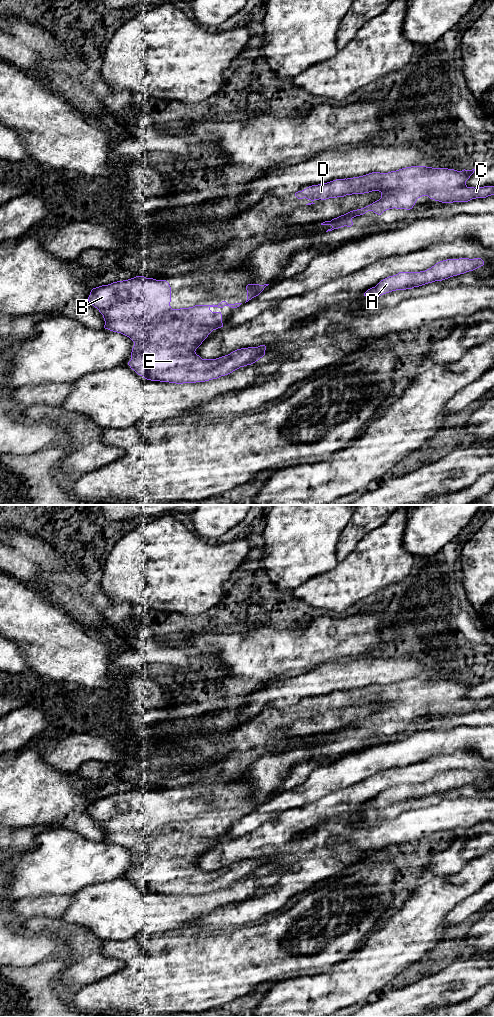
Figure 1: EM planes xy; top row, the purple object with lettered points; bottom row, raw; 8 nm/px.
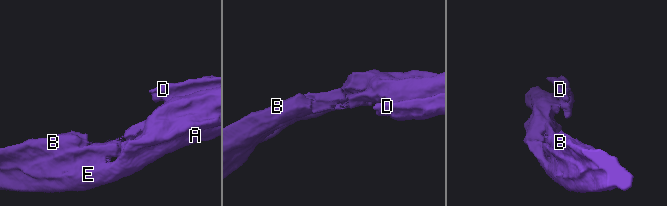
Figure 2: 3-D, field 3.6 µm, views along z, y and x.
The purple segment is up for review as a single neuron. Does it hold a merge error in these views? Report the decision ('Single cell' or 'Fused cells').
Fused cells

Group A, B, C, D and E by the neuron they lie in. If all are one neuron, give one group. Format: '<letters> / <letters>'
A B E / C D

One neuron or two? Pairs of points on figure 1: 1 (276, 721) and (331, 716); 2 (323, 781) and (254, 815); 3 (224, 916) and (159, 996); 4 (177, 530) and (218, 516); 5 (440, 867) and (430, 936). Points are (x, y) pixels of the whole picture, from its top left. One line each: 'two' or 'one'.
1: two
2: one
3: two
4: two
5: two

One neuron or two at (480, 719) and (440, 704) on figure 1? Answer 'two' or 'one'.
two

